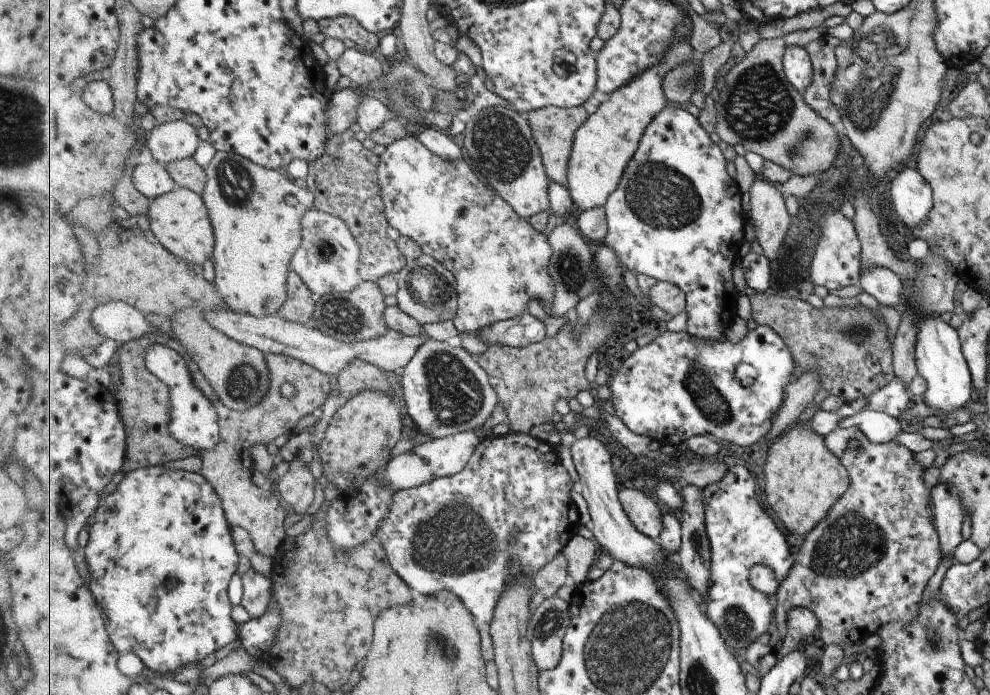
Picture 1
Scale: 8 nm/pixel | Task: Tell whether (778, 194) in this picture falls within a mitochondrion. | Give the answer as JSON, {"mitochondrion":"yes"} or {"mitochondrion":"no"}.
{"mitochondrion":"no"}

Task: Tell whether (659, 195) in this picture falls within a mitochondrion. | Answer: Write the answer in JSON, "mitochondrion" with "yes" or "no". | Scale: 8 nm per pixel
{"mitochondrion":"yes"}

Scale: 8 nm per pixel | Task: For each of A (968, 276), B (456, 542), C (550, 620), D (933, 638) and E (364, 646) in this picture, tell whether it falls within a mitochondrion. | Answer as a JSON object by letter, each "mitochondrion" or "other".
{"A":"other","B":"mitochondrion","C":"mitochondrion","D":"mitochondrion","E":"other"}

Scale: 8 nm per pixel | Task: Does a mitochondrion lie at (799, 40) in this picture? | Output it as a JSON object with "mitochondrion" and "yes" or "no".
{"mitochondrion":"no"}

